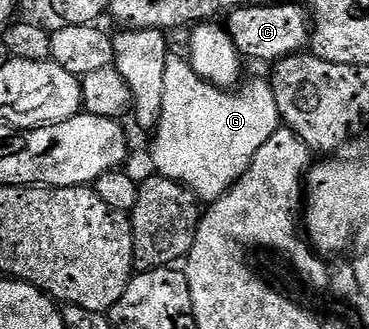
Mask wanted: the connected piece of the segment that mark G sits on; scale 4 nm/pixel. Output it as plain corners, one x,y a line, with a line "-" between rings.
174,55
167,56
162,114
153,134
154,165
161,176
189,189
195,198
202,200
203,197
203,202
216,201
237,183
244,171
248,171
256,151
260,151
260,147
264,147
264,143
272,139
278,128
280,118
276,107
276,95
272,95
269,80
250,81
247,85
242,83
231,91
229,88
213,85
212,82
196,75
189,60
182,58
181,61

